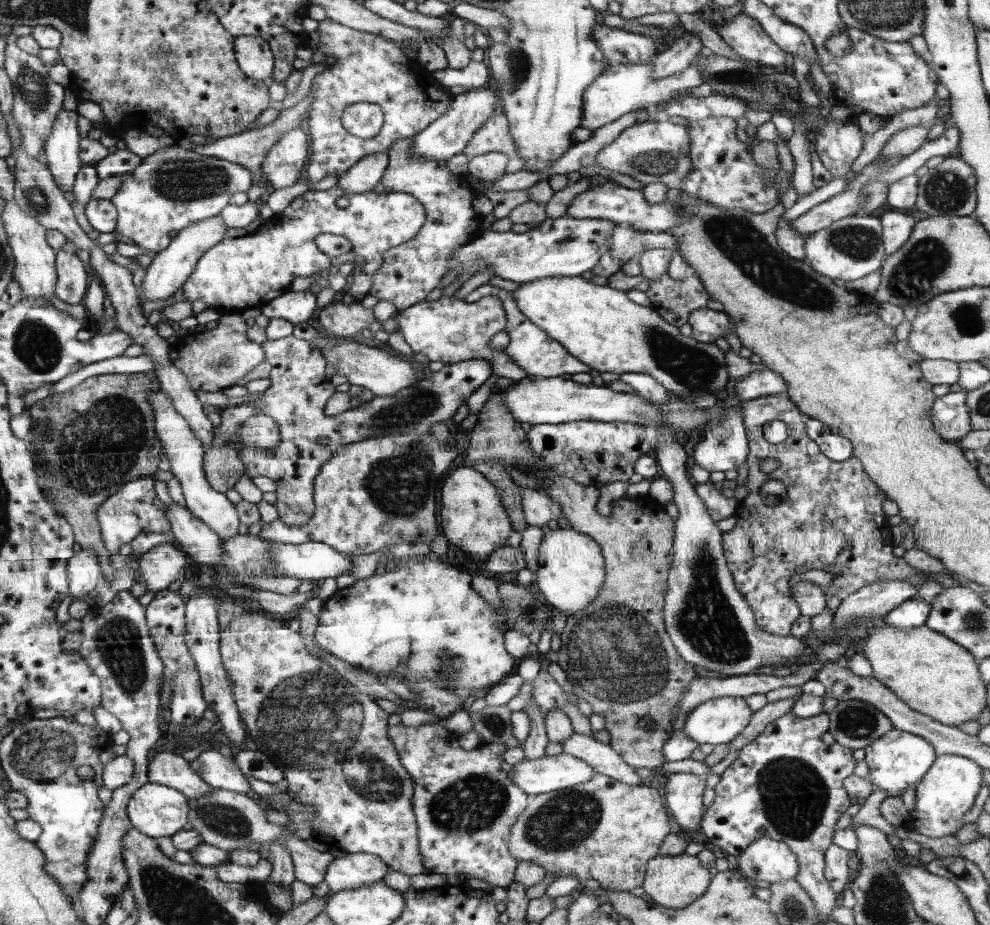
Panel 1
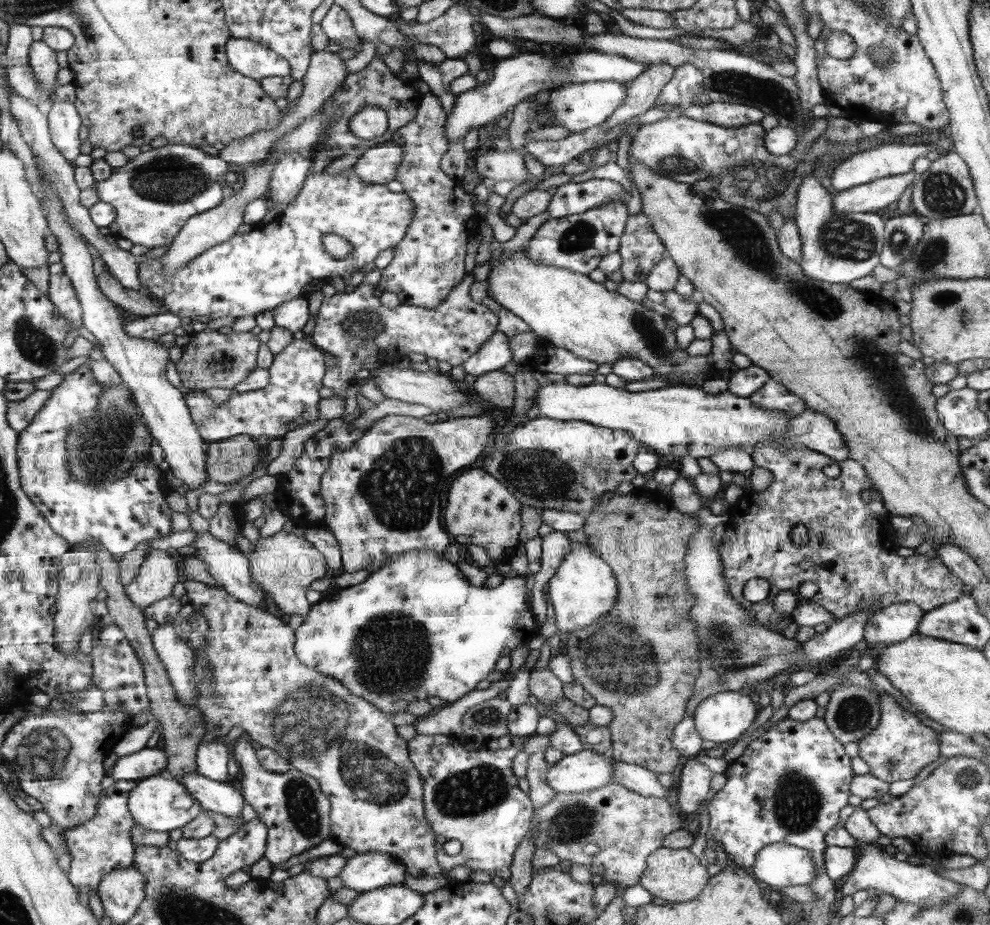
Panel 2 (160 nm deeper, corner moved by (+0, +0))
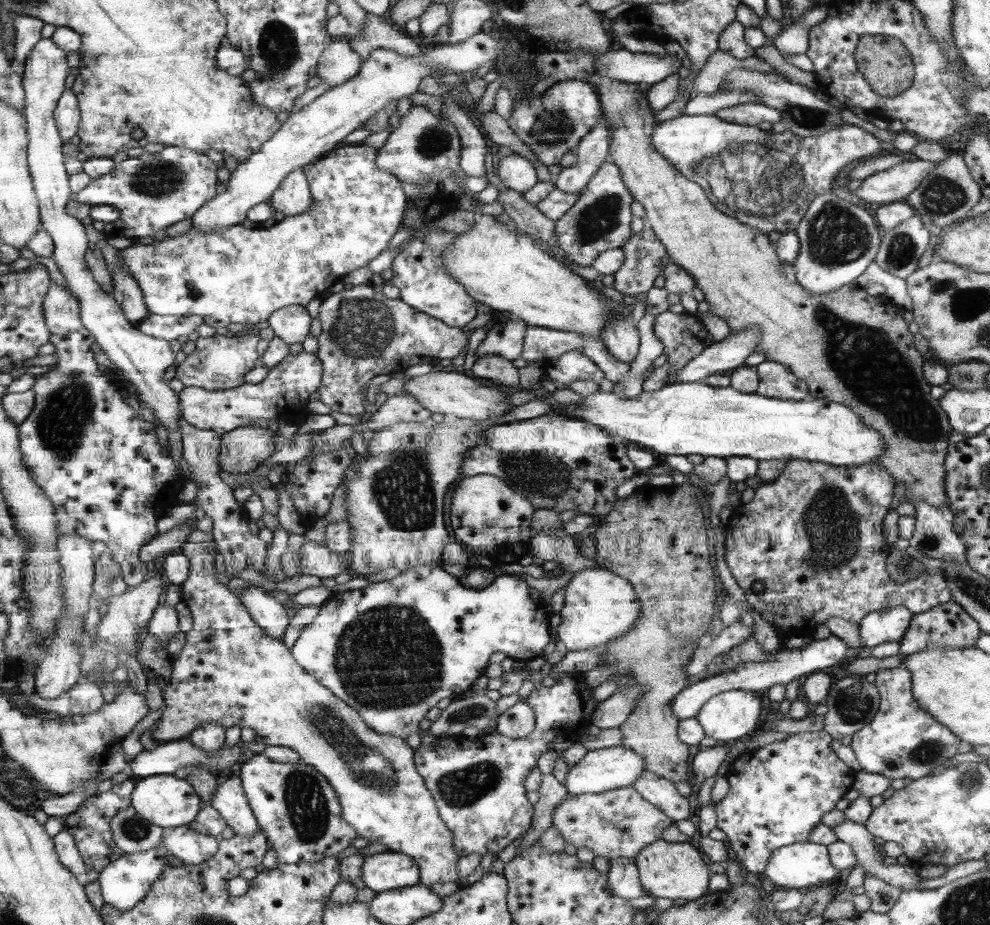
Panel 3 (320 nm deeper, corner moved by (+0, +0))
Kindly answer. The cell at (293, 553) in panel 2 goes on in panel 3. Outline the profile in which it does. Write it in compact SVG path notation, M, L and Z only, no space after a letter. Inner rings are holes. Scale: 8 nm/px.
M305 535L304 544L299 552L299 574L310 574L319 579L334 578L341 572L349 572L348 552L339 553L328 550L325 546L315 545Z

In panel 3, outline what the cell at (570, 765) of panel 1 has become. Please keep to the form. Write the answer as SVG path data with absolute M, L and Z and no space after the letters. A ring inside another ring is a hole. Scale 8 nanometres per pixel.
M616 746L590 750L578 764L569 767L564 786L568 795L588 795L632 787L645 774L645 758L634 749Z

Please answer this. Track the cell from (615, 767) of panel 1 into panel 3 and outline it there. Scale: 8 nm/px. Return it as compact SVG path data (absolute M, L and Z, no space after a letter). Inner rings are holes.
M645 769L645 774L634 782L632 788L641 796L668 814L675 823L690 818L688 798L679 794L673 782Z

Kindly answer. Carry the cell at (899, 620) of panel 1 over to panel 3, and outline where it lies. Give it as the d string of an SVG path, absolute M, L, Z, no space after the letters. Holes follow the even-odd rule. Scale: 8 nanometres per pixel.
M905 606L868 613L858 624L861 646L874 648L885 642L899 642L906 634L912 615Z

